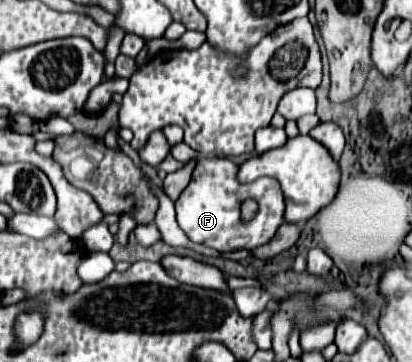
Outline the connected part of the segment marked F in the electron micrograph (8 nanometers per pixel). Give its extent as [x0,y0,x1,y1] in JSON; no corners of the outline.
[175,155,283,251]

